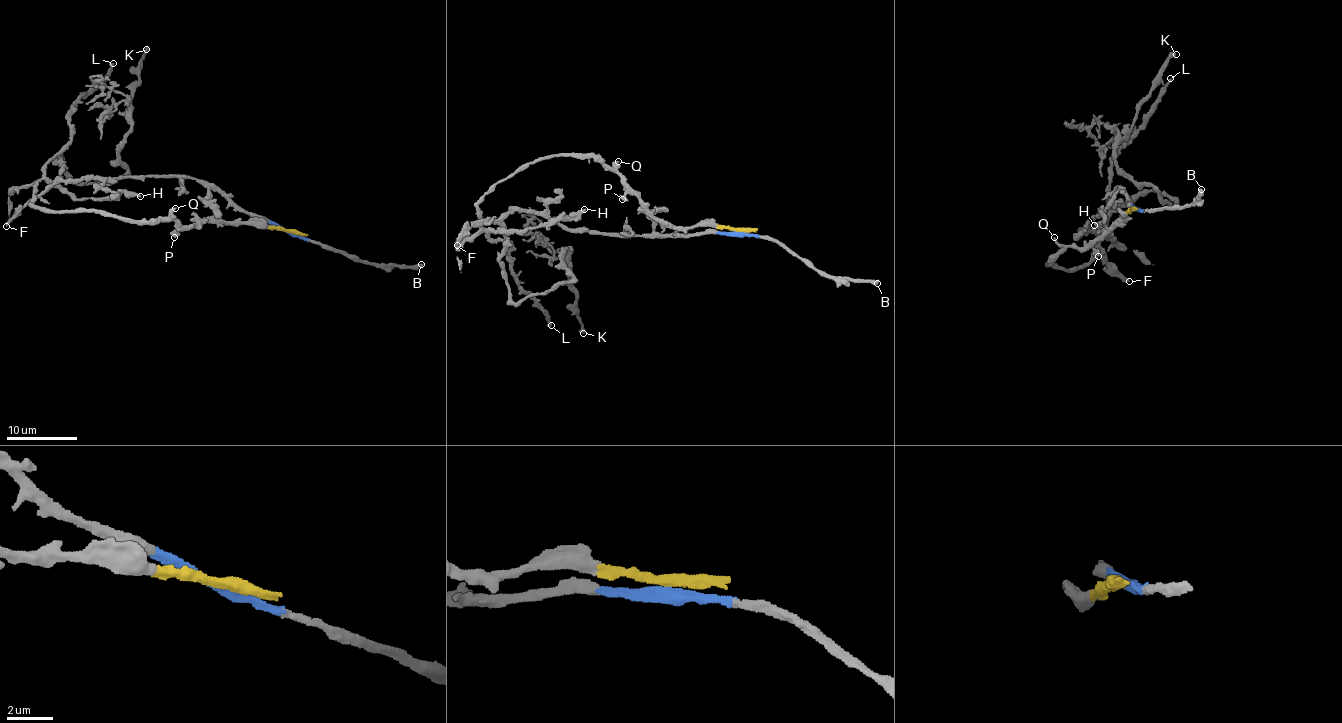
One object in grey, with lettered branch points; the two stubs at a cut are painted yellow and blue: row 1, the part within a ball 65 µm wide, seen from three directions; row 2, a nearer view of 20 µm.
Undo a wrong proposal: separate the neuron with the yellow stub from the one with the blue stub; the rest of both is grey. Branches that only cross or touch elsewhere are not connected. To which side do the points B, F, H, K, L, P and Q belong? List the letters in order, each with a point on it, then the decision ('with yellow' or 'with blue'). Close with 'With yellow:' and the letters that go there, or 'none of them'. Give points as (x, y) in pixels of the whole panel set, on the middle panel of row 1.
B: place (877, 283); with blue
F: place (457, 245); with blue
H: place (584, 209); with yellow
K: place (583, 333); with blue
L: place (551, 325); with yellow
P: place (622, 199); with yellow
Q: place (618, 161); with yellow
With yellow: H, L, P, Q

